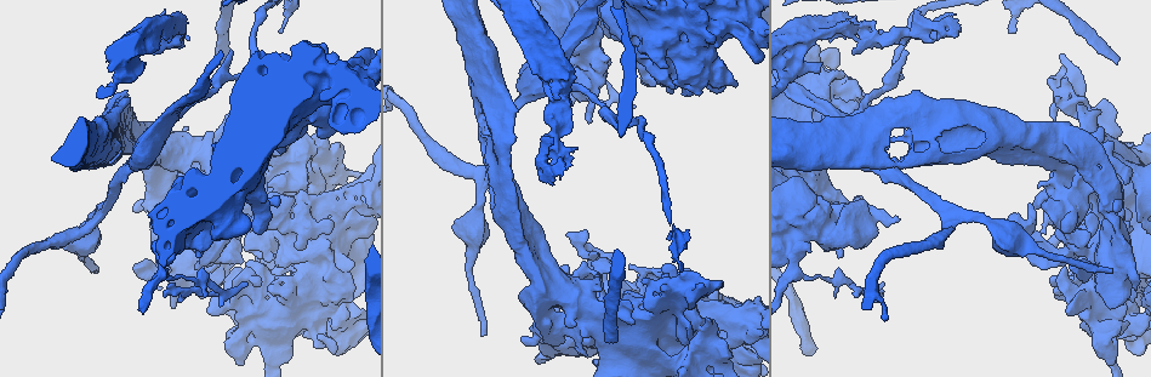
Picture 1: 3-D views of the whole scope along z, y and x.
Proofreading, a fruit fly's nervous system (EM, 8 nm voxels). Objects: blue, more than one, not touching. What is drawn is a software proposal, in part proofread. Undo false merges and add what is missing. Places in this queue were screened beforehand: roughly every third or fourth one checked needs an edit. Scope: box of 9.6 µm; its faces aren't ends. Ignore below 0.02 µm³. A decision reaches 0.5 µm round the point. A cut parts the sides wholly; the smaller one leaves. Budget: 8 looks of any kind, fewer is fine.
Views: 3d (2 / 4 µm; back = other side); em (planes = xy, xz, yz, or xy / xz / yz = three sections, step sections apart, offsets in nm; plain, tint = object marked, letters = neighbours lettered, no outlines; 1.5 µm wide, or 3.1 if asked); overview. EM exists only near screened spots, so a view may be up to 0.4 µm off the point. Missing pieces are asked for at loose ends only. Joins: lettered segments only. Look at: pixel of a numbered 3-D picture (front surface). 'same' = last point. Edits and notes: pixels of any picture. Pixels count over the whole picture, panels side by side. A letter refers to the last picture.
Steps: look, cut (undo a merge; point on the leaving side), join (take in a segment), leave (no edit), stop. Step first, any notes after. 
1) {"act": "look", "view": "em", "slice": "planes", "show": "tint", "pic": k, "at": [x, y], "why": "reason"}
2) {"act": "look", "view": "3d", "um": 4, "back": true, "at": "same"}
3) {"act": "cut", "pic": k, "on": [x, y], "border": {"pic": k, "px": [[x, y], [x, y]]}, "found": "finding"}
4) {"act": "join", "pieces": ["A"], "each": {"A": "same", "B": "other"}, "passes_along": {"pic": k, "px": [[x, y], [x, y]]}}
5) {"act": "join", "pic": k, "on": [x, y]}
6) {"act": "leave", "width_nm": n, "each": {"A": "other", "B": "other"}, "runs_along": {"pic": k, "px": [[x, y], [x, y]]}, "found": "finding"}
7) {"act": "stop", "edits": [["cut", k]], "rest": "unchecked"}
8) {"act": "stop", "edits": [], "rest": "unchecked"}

{"act": "look", "view": "3d", "um": 2, "back": true, "pic": 1, "at": [143, 63], "why": "free end"}

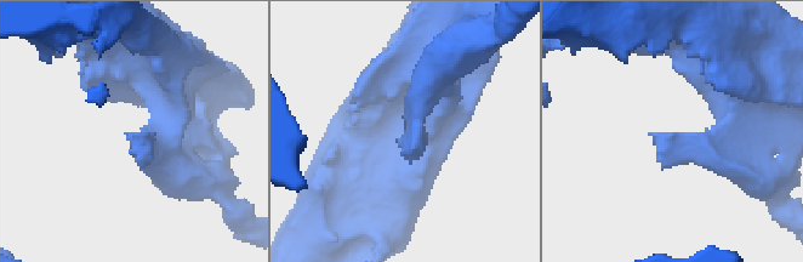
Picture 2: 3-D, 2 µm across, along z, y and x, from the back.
{"act": "look", "view": "em", "slice": "xz", "step": 8, "show": "letters", "pic": 2, "at": [411, 163]}

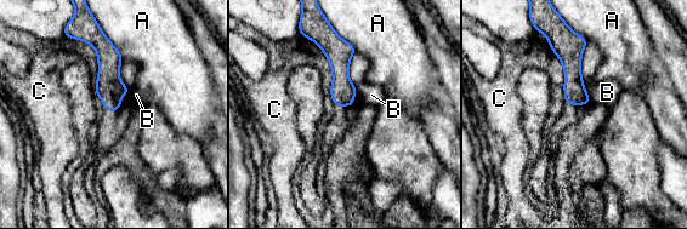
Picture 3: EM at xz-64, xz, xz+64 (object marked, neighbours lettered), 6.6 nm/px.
{"act": "look", "view": "em", "slice": "planes", "show": "letters", "at": "same", "why": "another direction"}

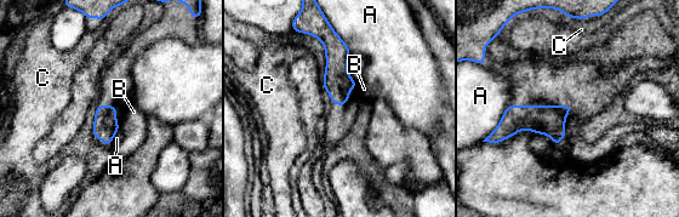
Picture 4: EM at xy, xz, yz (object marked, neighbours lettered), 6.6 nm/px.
{"act": "leave", "longest_contact_nm": ["A", 240], "each": {"A": "other", "B": "other", "C": "other"}, "border": {"pic": 4, "px": [[120, 125], [118, 131]]}, "found": "no lettered segment goes on from it"}

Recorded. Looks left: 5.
{"act": "look", "view": "3d", "um": 4, "pic": 1, "at": [904, 49], "why": "free end"}

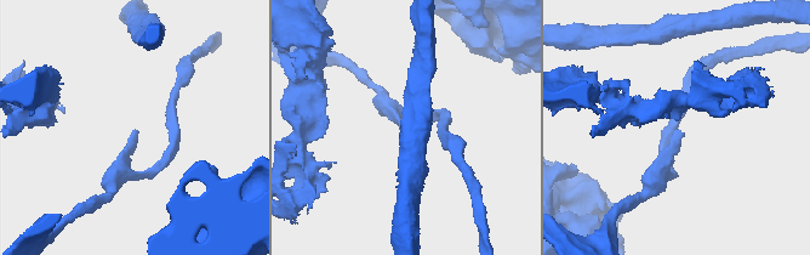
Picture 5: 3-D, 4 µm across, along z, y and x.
{"act": "look", "view": "em", "slice": "planes", "show": "letters", "pic": 5, "at": [136, 130]}

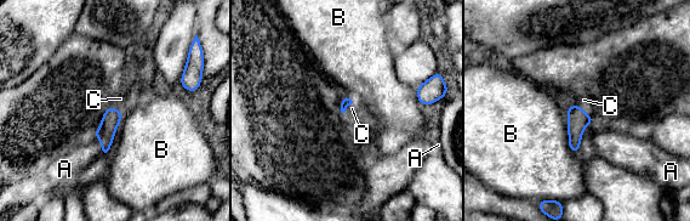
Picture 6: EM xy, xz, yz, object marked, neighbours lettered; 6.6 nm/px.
{"act": "join", "pieces": ["C"], "longest_contact_nm": ["B", 320], "each": {"A": "other", "B": "other", "C": "same"}, "found": "the neuron continues"}

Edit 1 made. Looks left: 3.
{"act": "look", "view": "em", "slice": "xz", "step": 4, "show": "letters", "pic": 1, "at": [222, 62], "why": "branch stops here"}

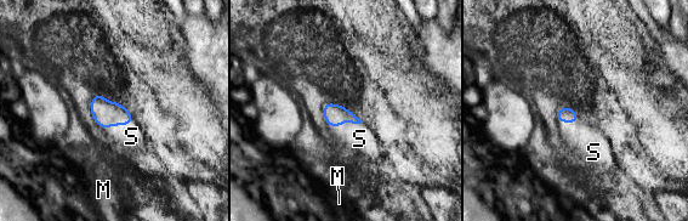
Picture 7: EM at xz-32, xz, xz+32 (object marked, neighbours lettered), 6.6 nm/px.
{"act": "join", "pieces": ["S"], "longest_contact_nm": ["S", 240], "each": {"M": "other", "S": "same"}, "found": "the neuron continues"}

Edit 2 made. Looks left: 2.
{"act": "stop", "edits": [["join", 6], ["join", 7]], "rest": "unchecked"}

